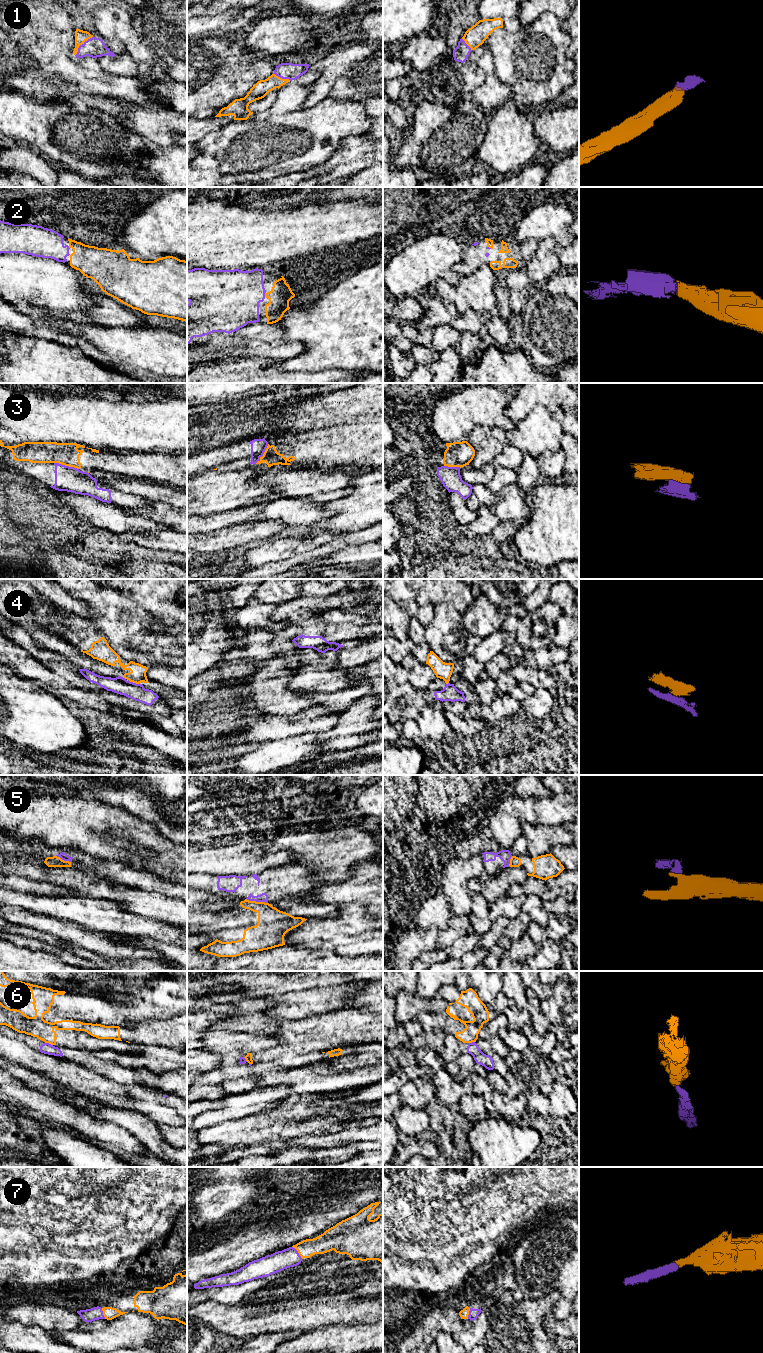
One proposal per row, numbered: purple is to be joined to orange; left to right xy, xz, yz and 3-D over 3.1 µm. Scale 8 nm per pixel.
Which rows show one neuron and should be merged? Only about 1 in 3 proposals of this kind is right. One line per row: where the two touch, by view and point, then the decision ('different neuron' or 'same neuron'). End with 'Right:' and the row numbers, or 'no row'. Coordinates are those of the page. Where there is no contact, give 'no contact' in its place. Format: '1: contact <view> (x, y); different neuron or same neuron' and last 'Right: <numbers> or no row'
1: contact xy (81, 44); same neuron
2: contact xz (265, 294); same neuron
3: contact xy (66, 465); different neuron
4: contact xy (134, 682); different neuron
5: contact xz (257, 902); different neuron
6: contact xy (49, 1043); different neuron
7: contact xz (298, 1252); same neuron
Right: 1, 2, 7

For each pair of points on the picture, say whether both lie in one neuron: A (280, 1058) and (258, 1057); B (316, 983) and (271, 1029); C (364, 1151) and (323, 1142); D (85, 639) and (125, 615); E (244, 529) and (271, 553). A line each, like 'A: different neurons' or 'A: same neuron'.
A: same neuron
B: different neurons
C: different neurons
D: different neurons
E: different neurons

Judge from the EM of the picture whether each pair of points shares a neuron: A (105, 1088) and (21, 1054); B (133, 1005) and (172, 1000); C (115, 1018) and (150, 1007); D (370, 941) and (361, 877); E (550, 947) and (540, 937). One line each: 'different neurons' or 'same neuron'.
A: same neuron
B: same neuron
C: different neurons
D: different neurons
E: different neurons

